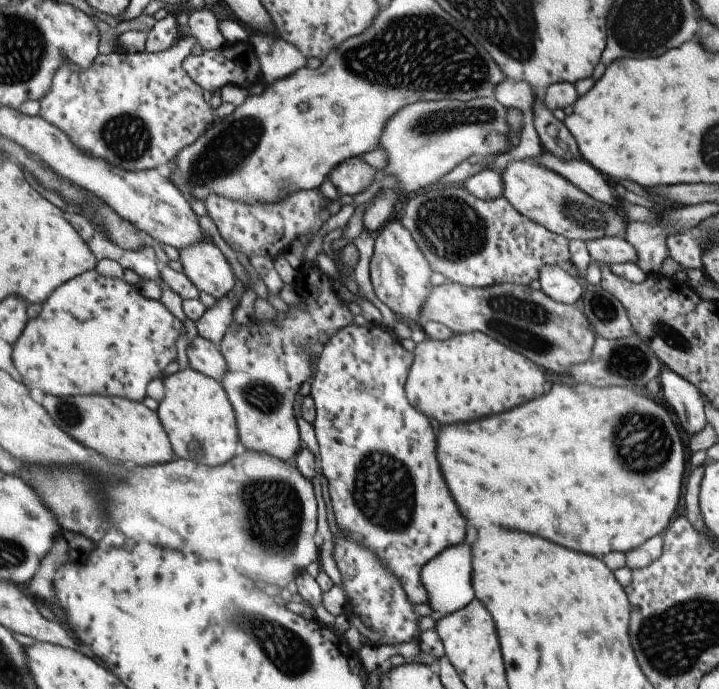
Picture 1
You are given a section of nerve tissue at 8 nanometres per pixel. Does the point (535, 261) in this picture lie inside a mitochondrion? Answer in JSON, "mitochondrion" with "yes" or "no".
{"mitochondrion":"no"}

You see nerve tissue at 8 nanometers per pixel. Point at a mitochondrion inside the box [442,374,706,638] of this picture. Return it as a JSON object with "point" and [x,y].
{"point":[643,445]}

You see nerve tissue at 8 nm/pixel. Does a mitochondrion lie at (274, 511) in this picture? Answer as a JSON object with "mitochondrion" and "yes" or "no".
{"mitochondrion":"yes"}

